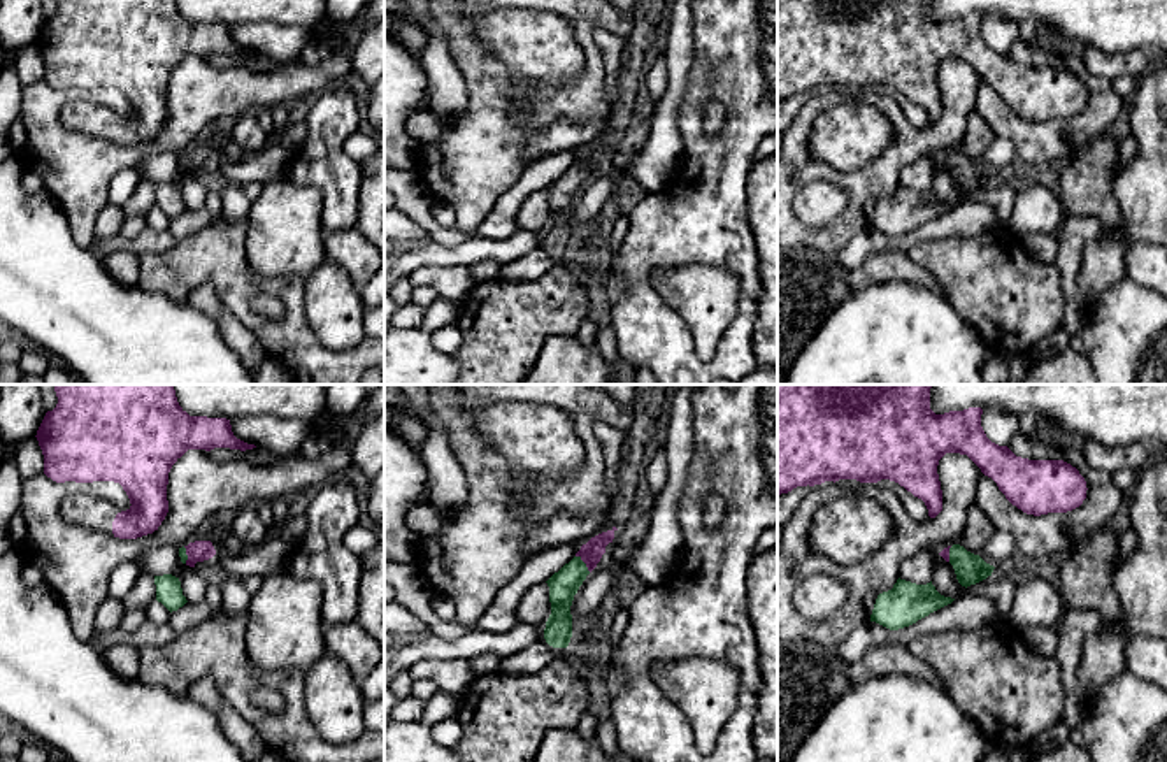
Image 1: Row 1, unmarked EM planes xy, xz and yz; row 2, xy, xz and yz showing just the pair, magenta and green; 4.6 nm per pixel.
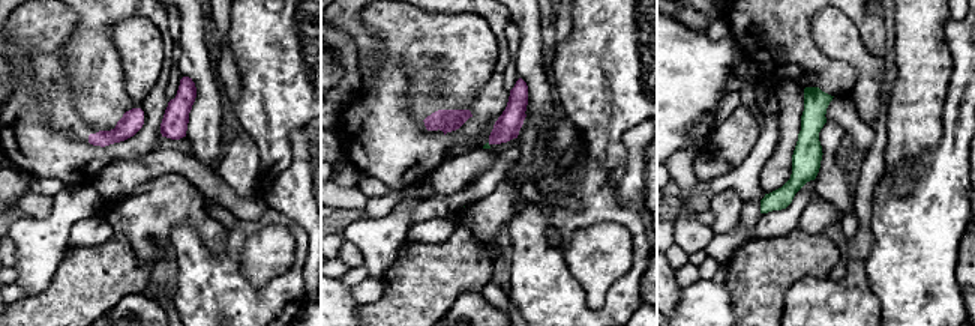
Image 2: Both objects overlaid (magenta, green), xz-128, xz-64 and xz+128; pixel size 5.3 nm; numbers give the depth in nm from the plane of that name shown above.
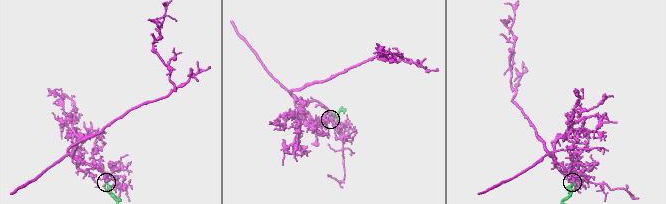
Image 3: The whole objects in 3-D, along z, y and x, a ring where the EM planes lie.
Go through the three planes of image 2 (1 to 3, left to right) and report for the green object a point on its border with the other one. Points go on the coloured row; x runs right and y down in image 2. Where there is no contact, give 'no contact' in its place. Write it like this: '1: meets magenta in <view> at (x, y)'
1: no contact
2: no contact
3: no contact

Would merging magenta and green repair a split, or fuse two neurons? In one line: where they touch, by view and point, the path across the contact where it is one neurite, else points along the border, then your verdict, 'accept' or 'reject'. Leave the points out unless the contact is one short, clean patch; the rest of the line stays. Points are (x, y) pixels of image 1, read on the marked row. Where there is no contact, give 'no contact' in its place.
meets magenta in xz at (585, 562); runs through xz (592, 552), (585, 562), (564, 585); accept

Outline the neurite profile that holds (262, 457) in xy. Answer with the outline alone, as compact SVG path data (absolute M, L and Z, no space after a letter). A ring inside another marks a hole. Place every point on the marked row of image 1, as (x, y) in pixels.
M214 448L211 451L207 451L214 460L219 460L219 462L232 462L232 460L237 460L237 462L247 462L251 465L260 465L260 467L265 467L265 465L272 465L277 462L277 455L265 449L265 448L253 448L253 449L246 449L246 451L240 451L240 449L230 449L230 448Z

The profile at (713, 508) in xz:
M709 495L704 502L704 525L716 528L723 521L725 502L718 495Z

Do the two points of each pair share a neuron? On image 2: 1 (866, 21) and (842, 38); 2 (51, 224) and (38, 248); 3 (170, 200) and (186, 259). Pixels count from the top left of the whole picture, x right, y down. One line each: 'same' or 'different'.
1: different
2: same
3: different

